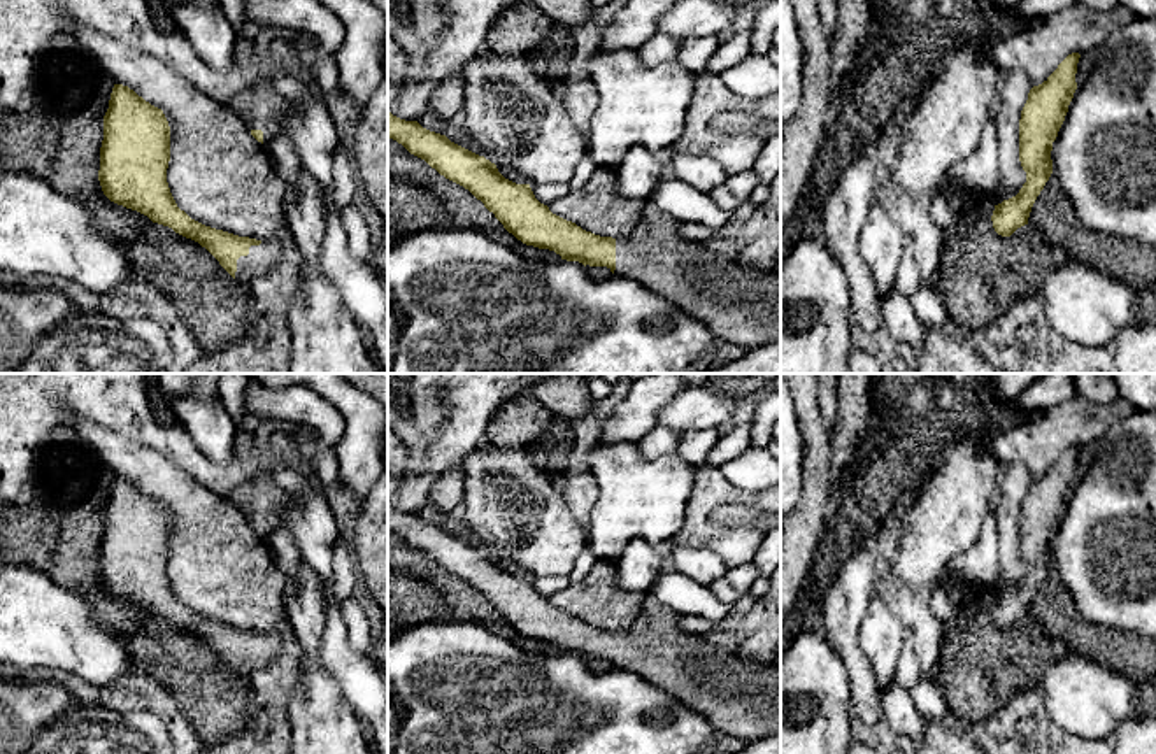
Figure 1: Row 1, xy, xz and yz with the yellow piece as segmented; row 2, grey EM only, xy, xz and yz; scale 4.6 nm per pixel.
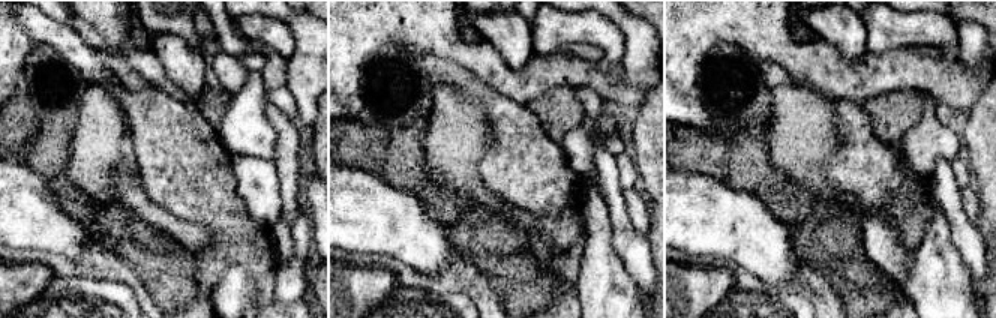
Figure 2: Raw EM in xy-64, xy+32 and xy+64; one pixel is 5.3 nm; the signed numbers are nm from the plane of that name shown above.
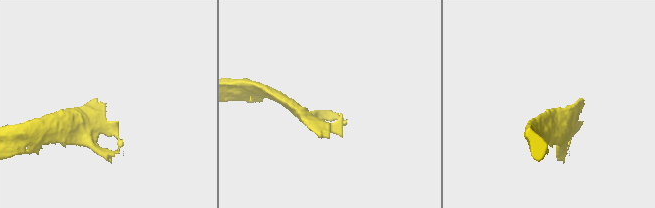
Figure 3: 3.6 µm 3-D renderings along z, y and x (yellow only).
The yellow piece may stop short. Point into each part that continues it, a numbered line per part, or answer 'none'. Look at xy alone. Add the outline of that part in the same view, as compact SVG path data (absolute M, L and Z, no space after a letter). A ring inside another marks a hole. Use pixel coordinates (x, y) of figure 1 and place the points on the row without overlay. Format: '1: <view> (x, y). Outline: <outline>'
1: xy (262, 651). Outline: M275 631L251 638L247 649L237 652L235 673L247 677L254 668L268 665L281 651L281 638Z

